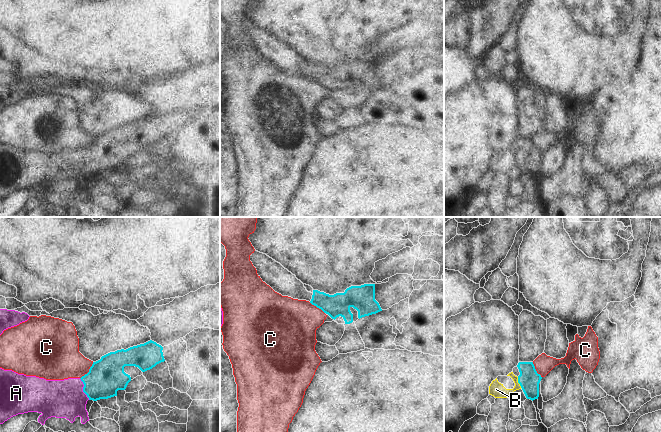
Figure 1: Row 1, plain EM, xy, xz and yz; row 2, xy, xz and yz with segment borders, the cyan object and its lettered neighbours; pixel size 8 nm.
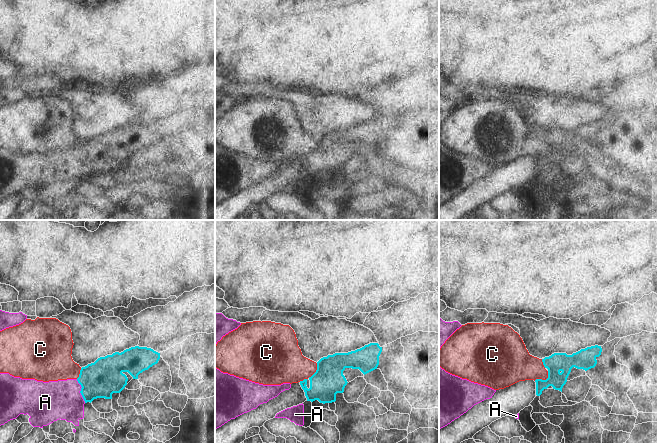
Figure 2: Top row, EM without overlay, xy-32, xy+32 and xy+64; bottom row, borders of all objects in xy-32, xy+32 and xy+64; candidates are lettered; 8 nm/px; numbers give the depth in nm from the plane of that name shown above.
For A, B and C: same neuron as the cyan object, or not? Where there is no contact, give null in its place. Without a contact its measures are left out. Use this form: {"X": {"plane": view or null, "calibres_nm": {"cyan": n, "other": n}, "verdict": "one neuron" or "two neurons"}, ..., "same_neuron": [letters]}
{"A": {"plane": "xy", "calibres_nm": {"cyan": 300, "other": 300}, "verdict": "one neuron"}, "B": {"plane": "yz", "calibres_nm": {"cyan": 170, "other": 120}, "verdict": "two neurons"}, "C": {"plane": "xy", "calibres_nm": {"cyan": 300, "other": 320}, "verdict": "two neurons"}, "same_neuron": ["A"]}

